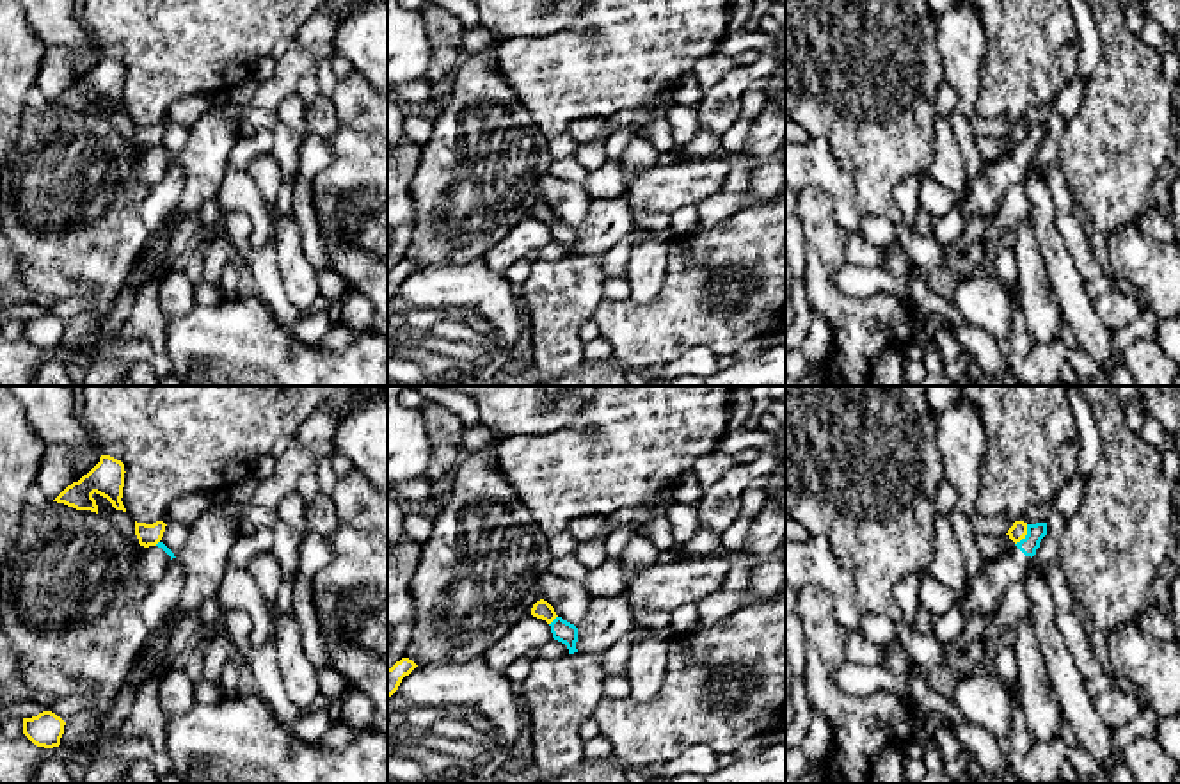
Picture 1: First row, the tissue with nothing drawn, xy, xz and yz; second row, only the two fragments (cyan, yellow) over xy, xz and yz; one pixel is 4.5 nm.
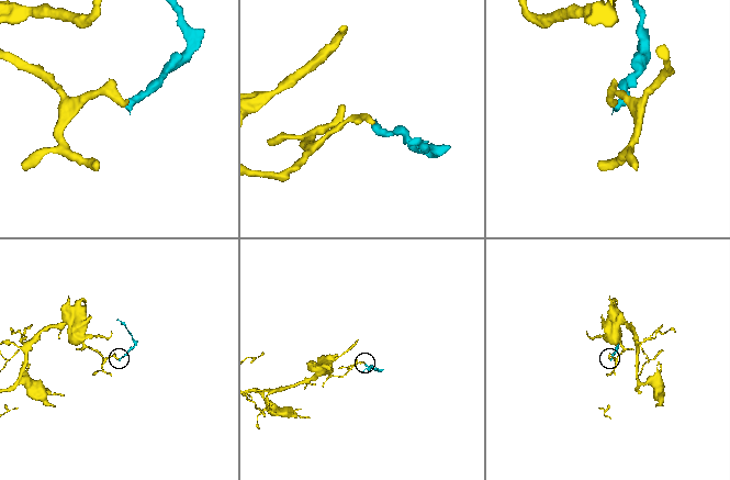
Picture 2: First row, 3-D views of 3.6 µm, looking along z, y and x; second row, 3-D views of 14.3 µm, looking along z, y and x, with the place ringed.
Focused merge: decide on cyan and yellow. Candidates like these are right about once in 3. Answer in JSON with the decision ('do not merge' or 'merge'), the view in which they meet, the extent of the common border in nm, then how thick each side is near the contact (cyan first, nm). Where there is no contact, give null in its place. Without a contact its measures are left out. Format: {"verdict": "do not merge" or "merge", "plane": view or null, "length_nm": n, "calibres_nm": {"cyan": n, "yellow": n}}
{"verdict": "do not merge", "plane": "yz", "length_nm": 110, "calibres_nm": {"cyan": 80, "yellow": 80}}

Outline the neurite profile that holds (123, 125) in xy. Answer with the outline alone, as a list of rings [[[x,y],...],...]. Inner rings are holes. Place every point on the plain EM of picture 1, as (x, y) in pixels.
[[[96,94],[92,100],[96,101],[98,116],[112,126],[117,137],[123,139],[123,142],[128,146],[128,151],[142,153],[144,148],[139,146],[139,140],[135,137],[135,121],[128,114],[116,112],[107,100]]]

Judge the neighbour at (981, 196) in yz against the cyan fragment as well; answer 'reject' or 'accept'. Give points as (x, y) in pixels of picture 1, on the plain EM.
accept

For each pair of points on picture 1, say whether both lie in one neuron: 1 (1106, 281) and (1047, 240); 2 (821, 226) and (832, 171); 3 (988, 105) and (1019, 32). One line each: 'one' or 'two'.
1: two
2: two
3: one

